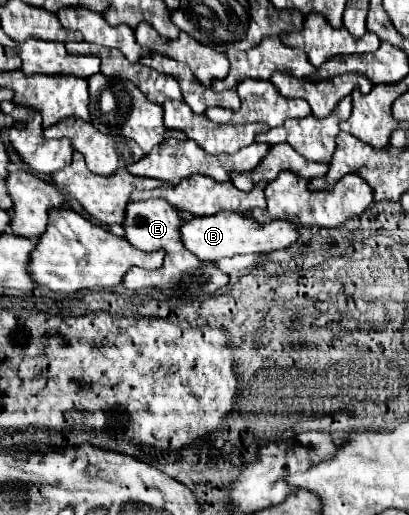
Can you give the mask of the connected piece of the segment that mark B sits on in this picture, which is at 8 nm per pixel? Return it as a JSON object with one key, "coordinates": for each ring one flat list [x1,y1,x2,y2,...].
{"coordinates":[[217,212,217,216,195,216,185,220,179,228,181,240,189,252,193,252,201,262,217,262,225,256,235,254,265,254,271,250,281,250,293,244,299,234,297,226,285,220,273,220,259,224,253,218,237,212]]}

